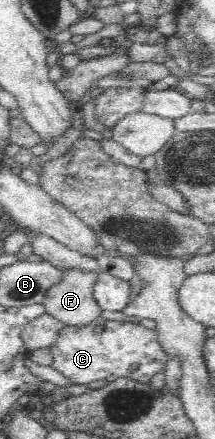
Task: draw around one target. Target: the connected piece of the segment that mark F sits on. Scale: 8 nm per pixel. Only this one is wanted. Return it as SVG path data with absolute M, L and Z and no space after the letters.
M61 269L61 281L48 289L43 307L66 326L80 327L99 318L100 307L93 297L99 271Z

